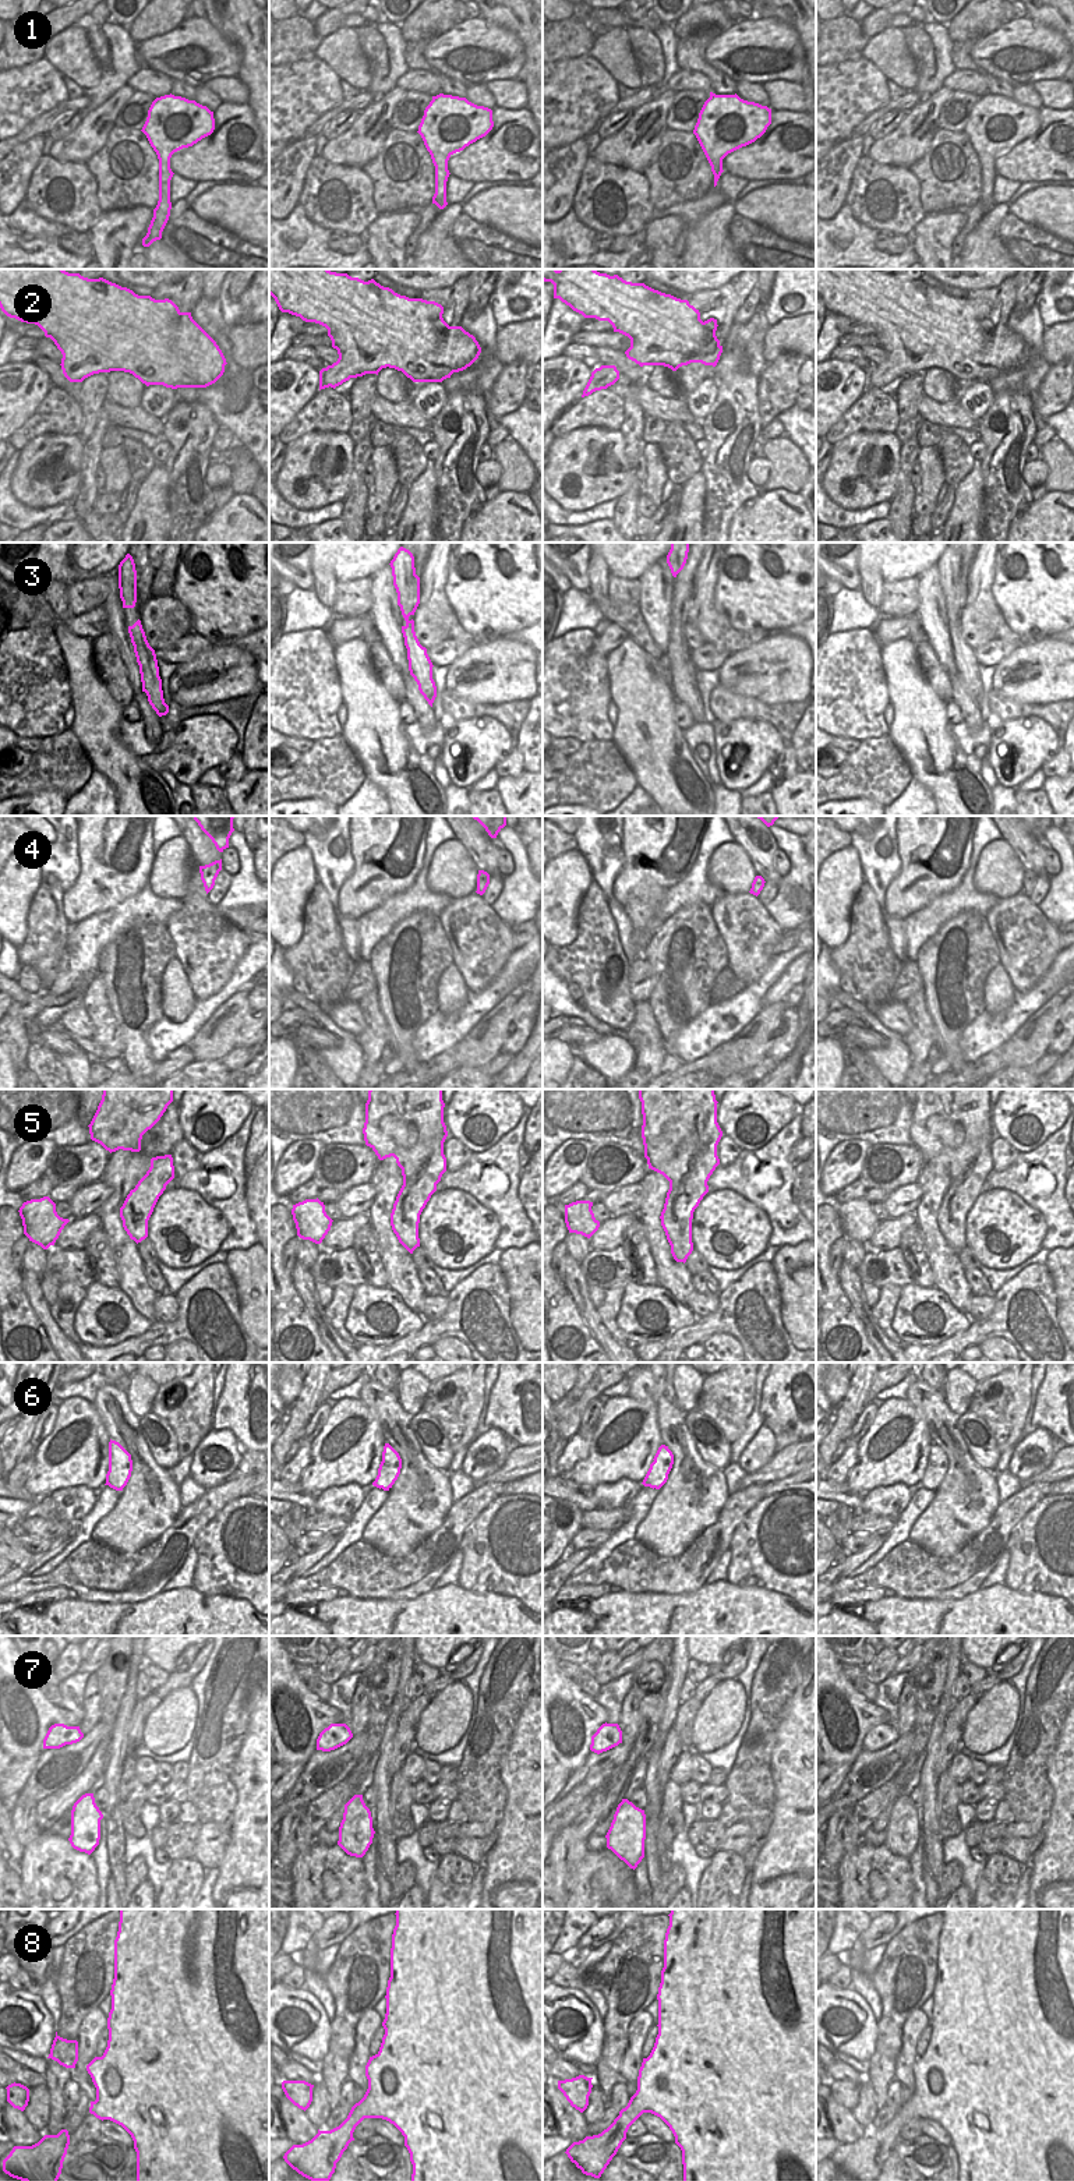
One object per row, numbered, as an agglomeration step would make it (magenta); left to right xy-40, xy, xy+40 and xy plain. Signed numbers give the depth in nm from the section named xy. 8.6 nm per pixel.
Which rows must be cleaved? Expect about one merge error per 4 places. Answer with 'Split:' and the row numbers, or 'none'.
Split: 2, 6

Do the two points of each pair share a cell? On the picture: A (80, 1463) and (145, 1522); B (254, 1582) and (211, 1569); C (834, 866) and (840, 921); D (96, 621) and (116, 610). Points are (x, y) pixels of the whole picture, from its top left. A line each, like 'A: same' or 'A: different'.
A: different
B: same
C: same
D: different

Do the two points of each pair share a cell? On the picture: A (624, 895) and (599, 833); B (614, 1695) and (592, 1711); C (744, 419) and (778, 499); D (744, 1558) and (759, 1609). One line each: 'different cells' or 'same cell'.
A: different cells
B: different cells
C: different cells
D: different cells

